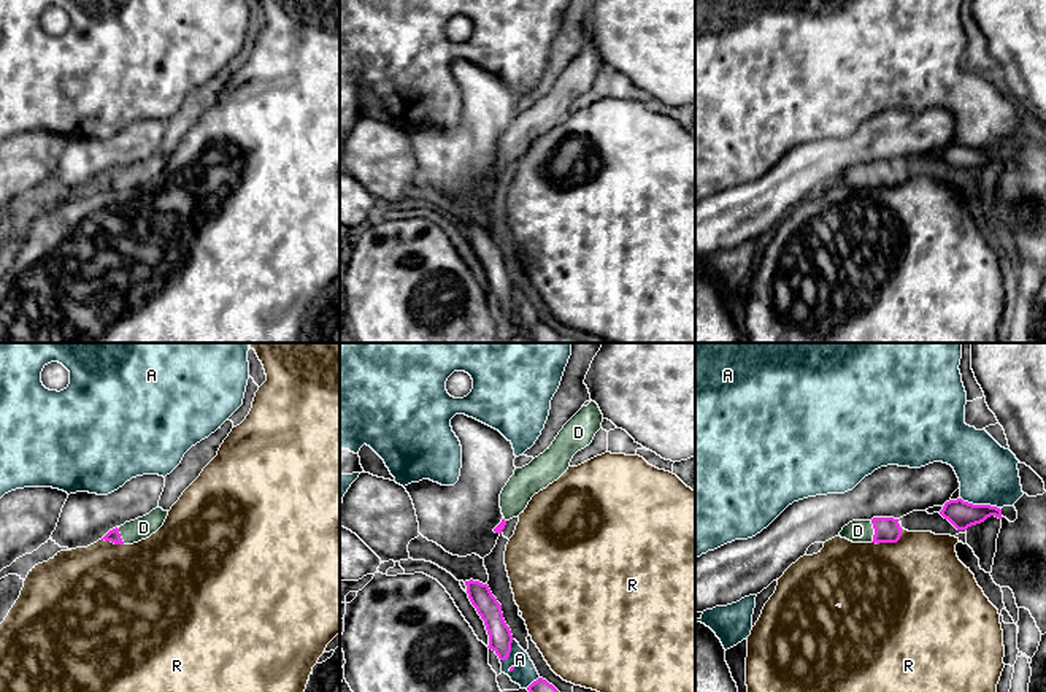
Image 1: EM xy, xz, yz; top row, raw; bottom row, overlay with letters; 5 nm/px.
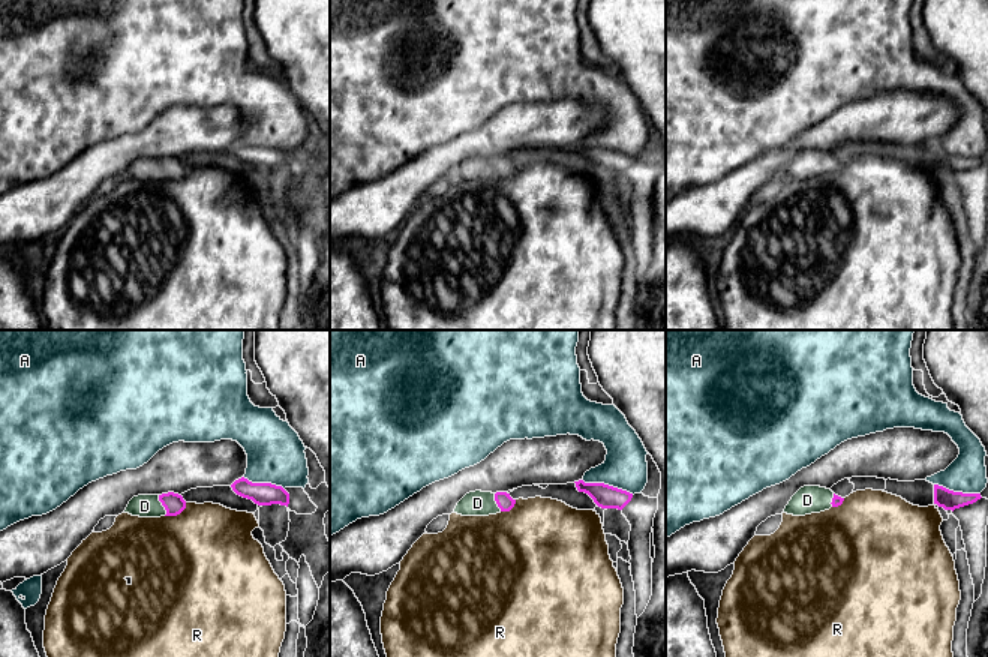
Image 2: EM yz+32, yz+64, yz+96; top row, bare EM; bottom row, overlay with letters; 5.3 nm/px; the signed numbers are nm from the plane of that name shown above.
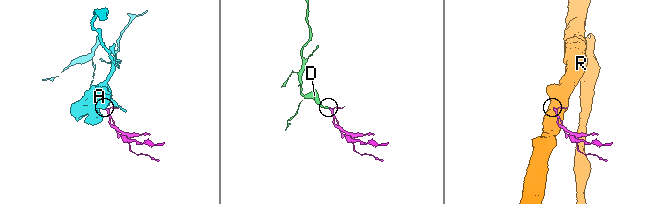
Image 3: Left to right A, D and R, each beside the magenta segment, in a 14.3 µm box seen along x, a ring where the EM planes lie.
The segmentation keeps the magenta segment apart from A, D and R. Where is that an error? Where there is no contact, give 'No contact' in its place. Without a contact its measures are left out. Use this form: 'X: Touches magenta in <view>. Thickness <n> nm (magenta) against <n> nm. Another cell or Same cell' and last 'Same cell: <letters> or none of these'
A: Touches magenta in yz. Thickness 140 nm (magenta) against 300 nm. Another cell
D: Touches magenta in yz. Thickness 130 nm (magenta) against 110 nm. Same cell
R: Touches magenta in yz. Thickness 130 nm (magenta) against 500 nm. Another cell
Same cell: D

